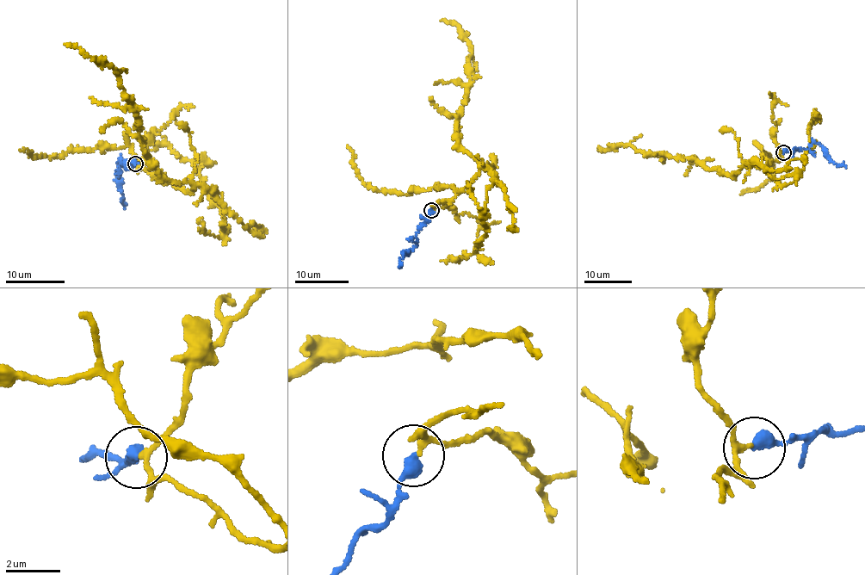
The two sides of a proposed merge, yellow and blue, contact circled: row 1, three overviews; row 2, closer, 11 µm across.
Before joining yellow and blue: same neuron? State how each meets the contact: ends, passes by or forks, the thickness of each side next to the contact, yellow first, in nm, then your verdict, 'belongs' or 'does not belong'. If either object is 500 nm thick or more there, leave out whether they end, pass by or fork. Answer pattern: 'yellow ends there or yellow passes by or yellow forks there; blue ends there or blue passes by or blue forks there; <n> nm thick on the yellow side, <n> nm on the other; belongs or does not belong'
yellow passes by; blue ends there; 180 nm thick on the yellow side, 440 nm on the other; belongs

